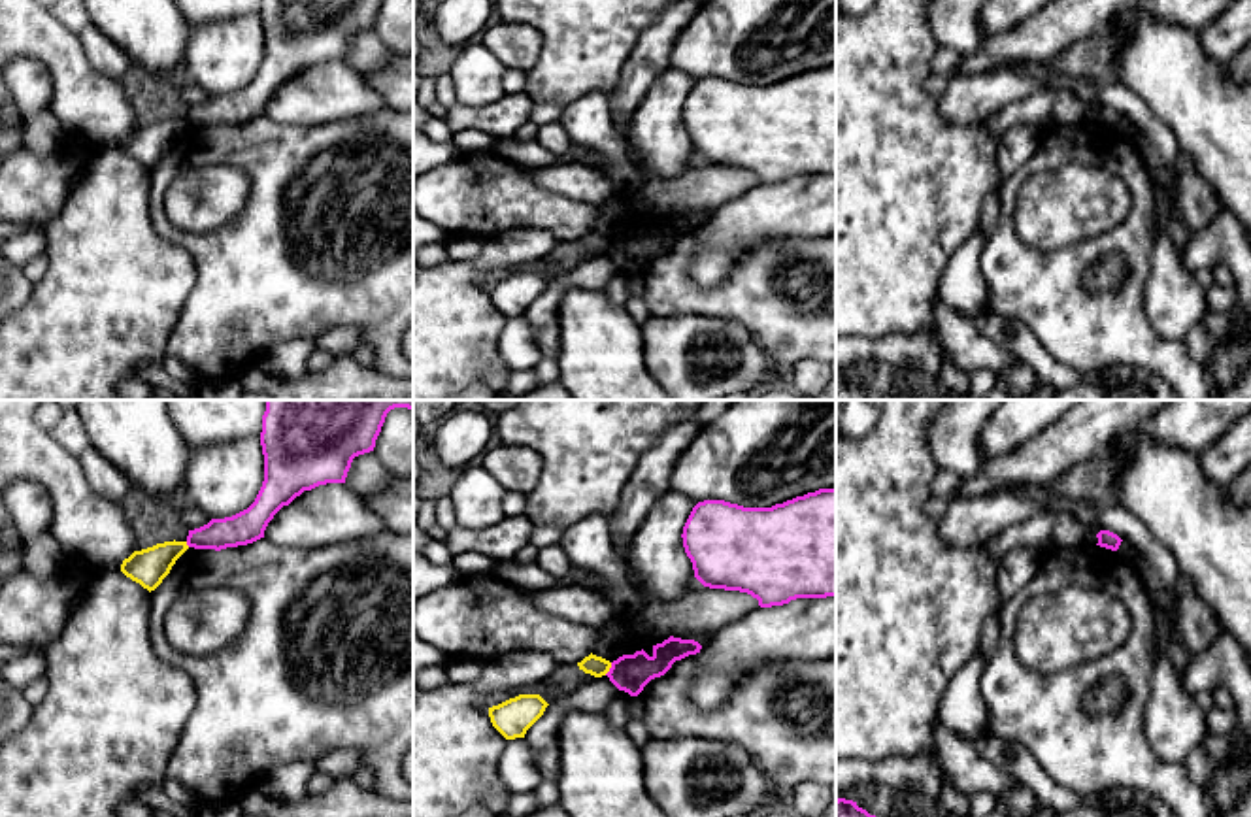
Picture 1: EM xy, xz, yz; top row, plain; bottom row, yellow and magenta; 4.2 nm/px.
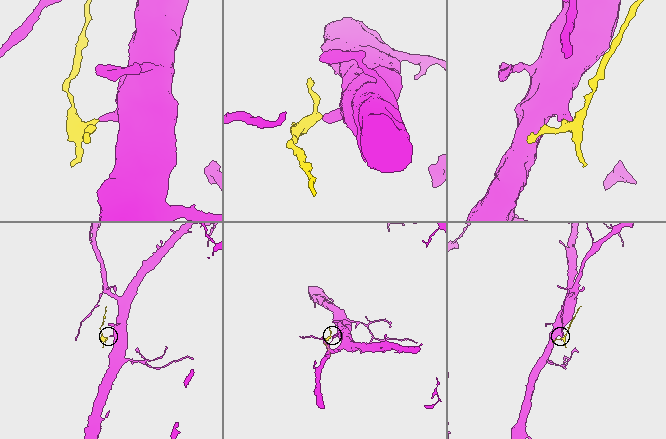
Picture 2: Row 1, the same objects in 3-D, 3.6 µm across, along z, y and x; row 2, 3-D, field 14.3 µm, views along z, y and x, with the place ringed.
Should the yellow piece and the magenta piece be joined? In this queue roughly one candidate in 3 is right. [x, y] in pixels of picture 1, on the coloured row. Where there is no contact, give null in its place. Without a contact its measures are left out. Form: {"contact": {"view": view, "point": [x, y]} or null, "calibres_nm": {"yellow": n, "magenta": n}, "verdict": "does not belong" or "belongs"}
{"contact": {"view": "xz", "point": [610, 666]}, "calibres_nm": {"yellow": 90, "magenta": 160}, "verdict": "does not belong"}

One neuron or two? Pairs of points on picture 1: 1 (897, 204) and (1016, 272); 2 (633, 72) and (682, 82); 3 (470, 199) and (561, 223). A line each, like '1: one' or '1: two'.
1: two
2: two
3: one

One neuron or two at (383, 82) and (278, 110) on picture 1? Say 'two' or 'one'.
one

